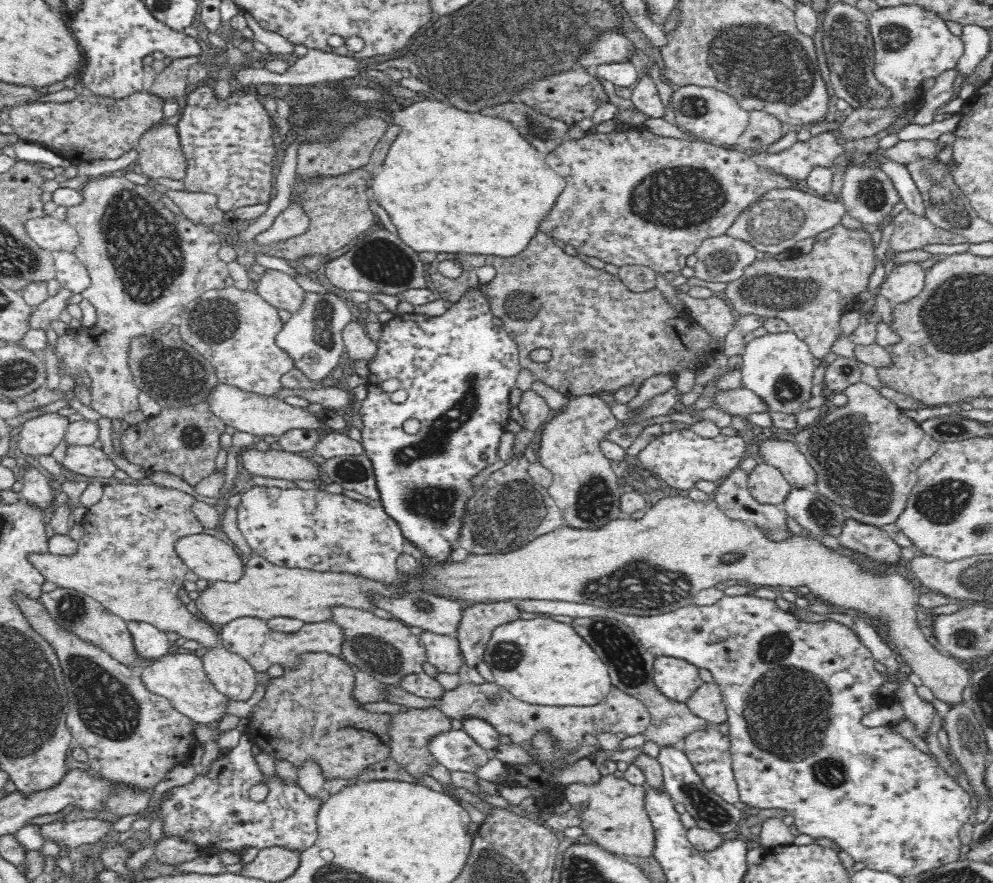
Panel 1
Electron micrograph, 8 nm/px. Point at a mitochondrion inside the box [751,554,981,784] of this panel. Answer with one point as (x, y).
(964, 636)

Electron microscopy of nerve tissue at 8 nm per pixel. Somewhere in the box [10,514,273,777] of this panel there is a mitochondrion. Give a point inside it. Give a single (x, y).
(105, 706)

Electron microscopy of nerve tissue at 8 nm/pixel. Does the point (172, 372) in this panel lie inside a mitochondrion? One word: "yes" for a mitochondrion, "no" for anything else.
yes

